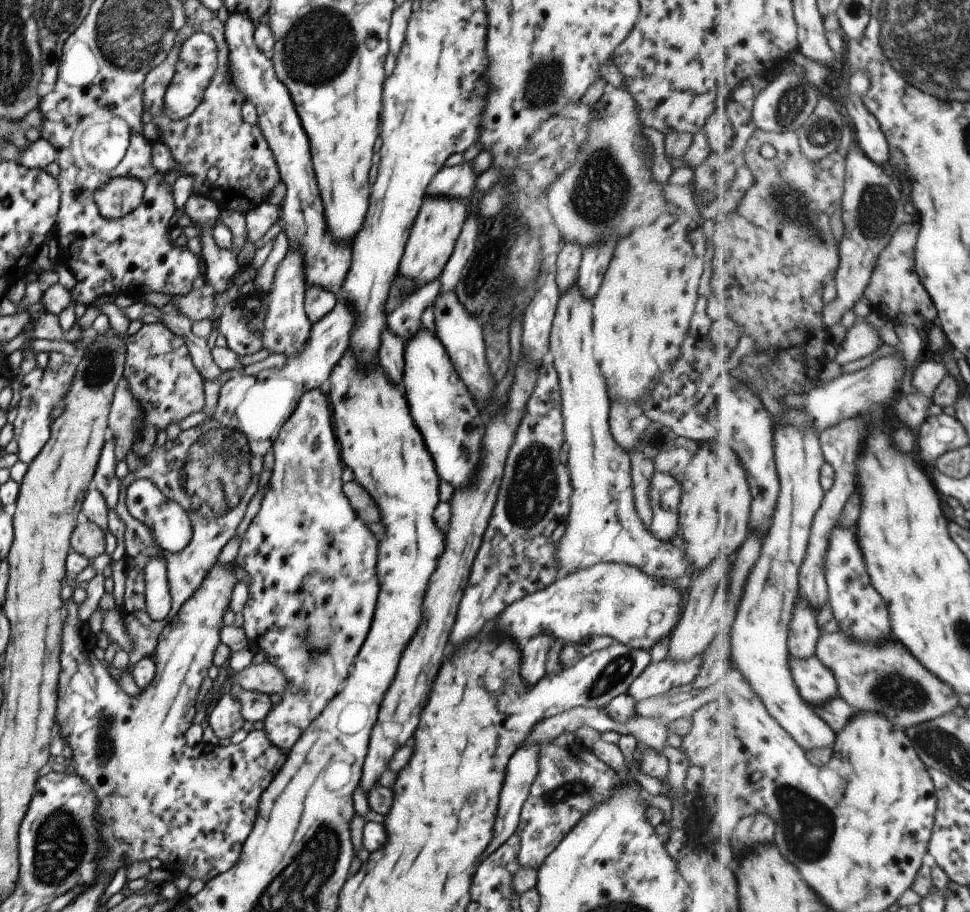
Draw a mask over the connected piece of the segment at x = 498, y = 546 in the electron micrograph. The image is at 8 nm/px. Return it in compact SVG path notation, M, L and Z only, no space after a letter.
M548 351L543 356L535 389L528 399L524 416L510 447L497 499L493 506L493 513L488 528L484 532L482 546L476 554L476 560L474 560L474 566L470 572L470 580L468 580L468 586L464 590L464 598L460 602L458 618L456 618L452 636L450 636L454 648L464 644L468 638L474 638L484 628L486 622L494 620L512 602L520 600L522 596L541 591L556 580L555 550L565 533L573 488L571 487L569 468L560 462L558 455L560 450L566 450L566 444L563 435L559 376L552 361L553 356Z

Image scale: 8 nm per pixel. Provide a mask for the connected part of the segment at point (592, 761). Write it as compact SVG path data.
M548 743L541 748L539 773L524 801L516 834L521 840L518 862L522 869L537 871L560 841L595 806L602 804L619 786L616 771L580 745L558 748Z

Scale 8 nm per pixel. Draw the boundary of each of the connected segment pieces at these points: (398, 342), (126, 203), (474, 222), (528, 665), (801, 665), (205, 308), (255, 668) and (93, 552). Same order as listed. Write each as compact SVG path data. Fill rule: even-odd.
M391 330L382 332L382 348L378 350L378 362L388 374L388 378L398 386L403 386L404 349L405 344L400 335Z
M116 176L93 192L100 214L116 220L133 212L142 203L145 184L130 176Z
M478 214L470 215L464 221L460 236L457 238L453 253L439 278L441 282L440 293L454 291L460 280L460 275L468 257L474 250L478 234Z
M548 633L533 636L521 650L521 677L525 685L532 686L545 672L547 656L557 637Z
M817 654L807 659L792 656L792 668L798 688L810 704L829 704L841 694L836 673Z
M205 283L201 288L175 297L172 302L177 311L188 316L190 320L214 319L218 313L213 302L215 294L216 289L210 283Z
M264 662L261 665L250 665L234 676L234 684L245 691L258 691L272 696L282 696L287 685L285 674L274 663Z
M92 521L77 524L70 542L71 549L90 562L105 553L105 532Z

